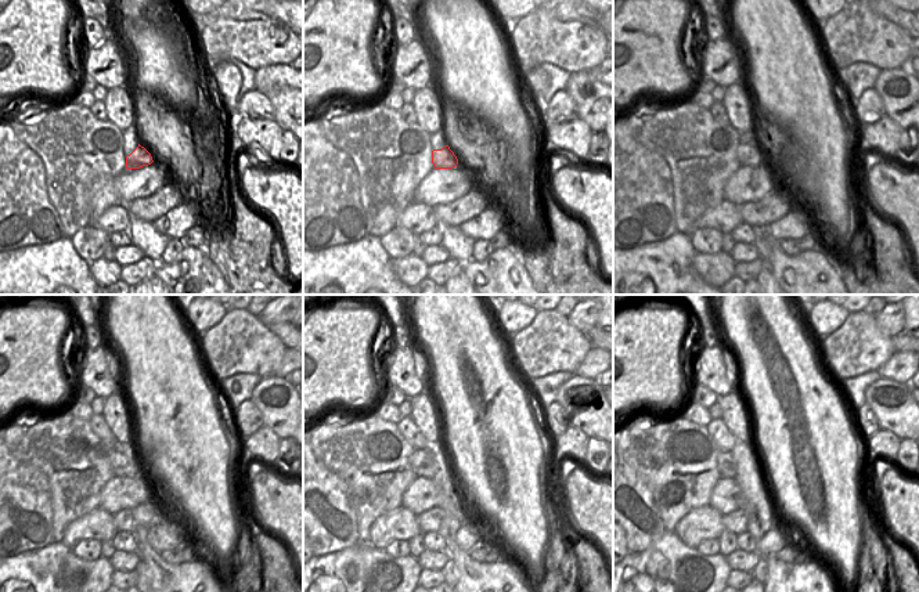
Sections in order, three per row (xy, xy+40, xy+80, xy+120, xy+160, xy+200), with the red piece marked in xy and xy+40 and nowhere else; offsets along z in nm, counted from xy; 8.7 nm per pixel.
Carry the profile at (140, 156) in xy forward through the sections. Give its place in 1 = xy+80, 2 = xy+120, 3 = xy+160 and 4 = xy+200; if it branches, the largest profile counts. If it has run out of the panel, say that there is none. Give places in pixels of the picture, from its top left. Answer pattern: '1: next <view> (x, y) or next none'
1: next xy+80 (748, 154)
2: next xy+120 (123, 462)
3: next xy+160 (421, 461)
4: next xy+200 (725, 465)

